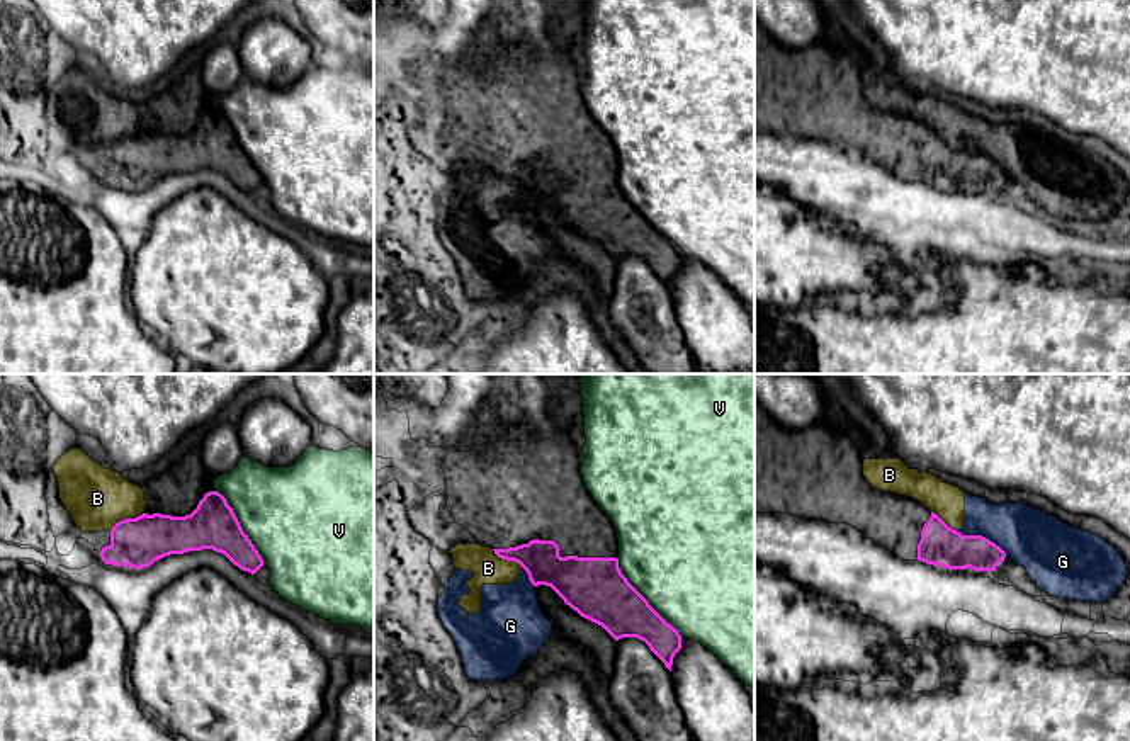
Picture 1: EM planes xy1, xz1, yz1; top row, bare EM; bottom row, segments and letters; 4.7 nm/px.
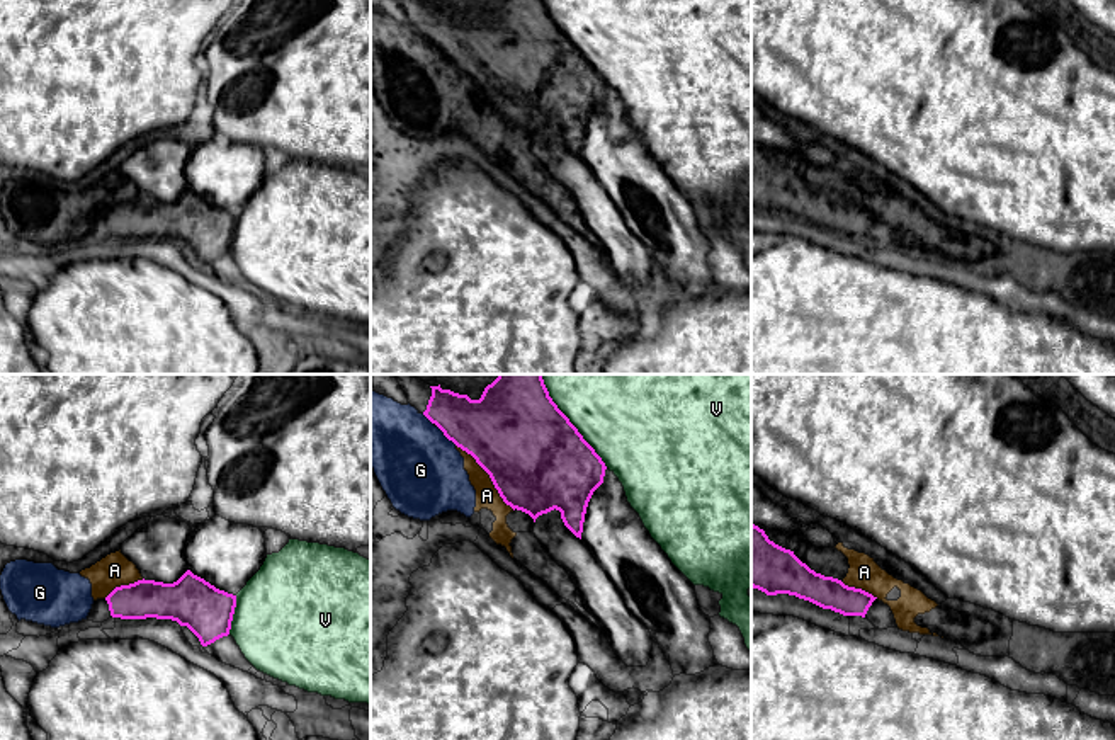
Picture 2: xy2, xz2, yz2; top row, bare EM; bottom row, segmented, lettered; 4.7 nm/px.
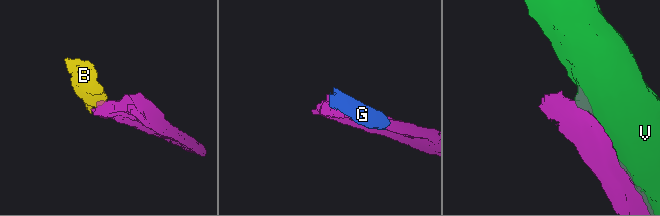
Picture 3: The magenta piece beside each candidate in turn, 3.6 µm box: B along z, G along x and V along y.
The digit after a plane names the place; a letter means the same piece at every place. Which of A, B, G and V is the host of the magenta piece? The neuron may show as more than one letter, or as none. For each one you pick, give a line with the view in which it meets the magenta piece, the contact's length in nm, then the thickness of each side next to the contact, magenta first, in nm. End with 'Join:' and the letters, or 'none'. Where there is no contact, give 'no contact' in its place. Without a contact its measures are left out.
Join: none

